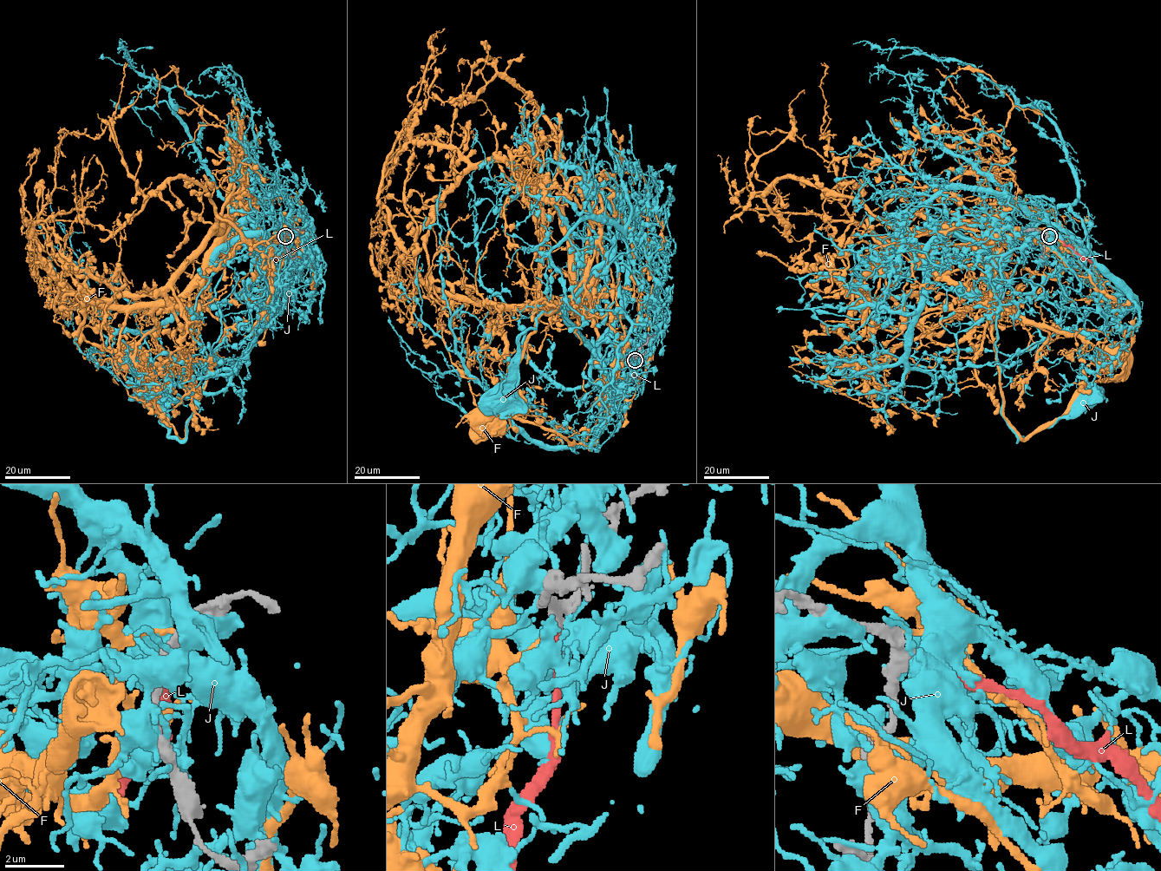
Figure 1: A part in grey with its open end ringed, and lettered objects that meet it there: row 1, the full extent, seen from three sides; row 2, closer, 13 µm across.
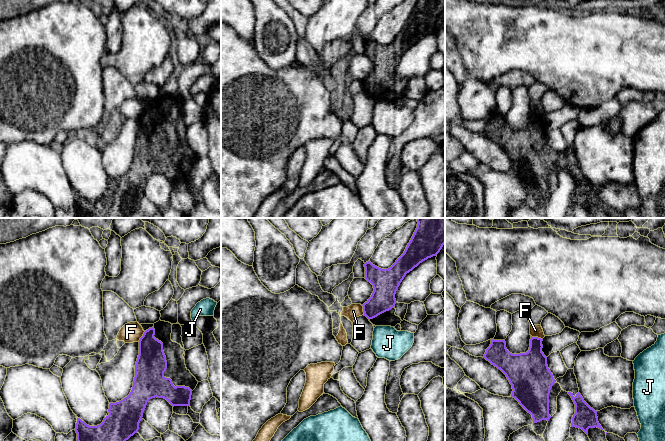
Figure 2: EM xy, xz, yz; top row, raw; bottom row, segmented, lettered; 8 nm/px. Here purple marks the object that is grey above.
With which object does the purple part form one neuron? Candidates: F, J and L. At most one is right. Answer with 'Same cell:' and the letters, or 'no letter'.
Same cell: L

